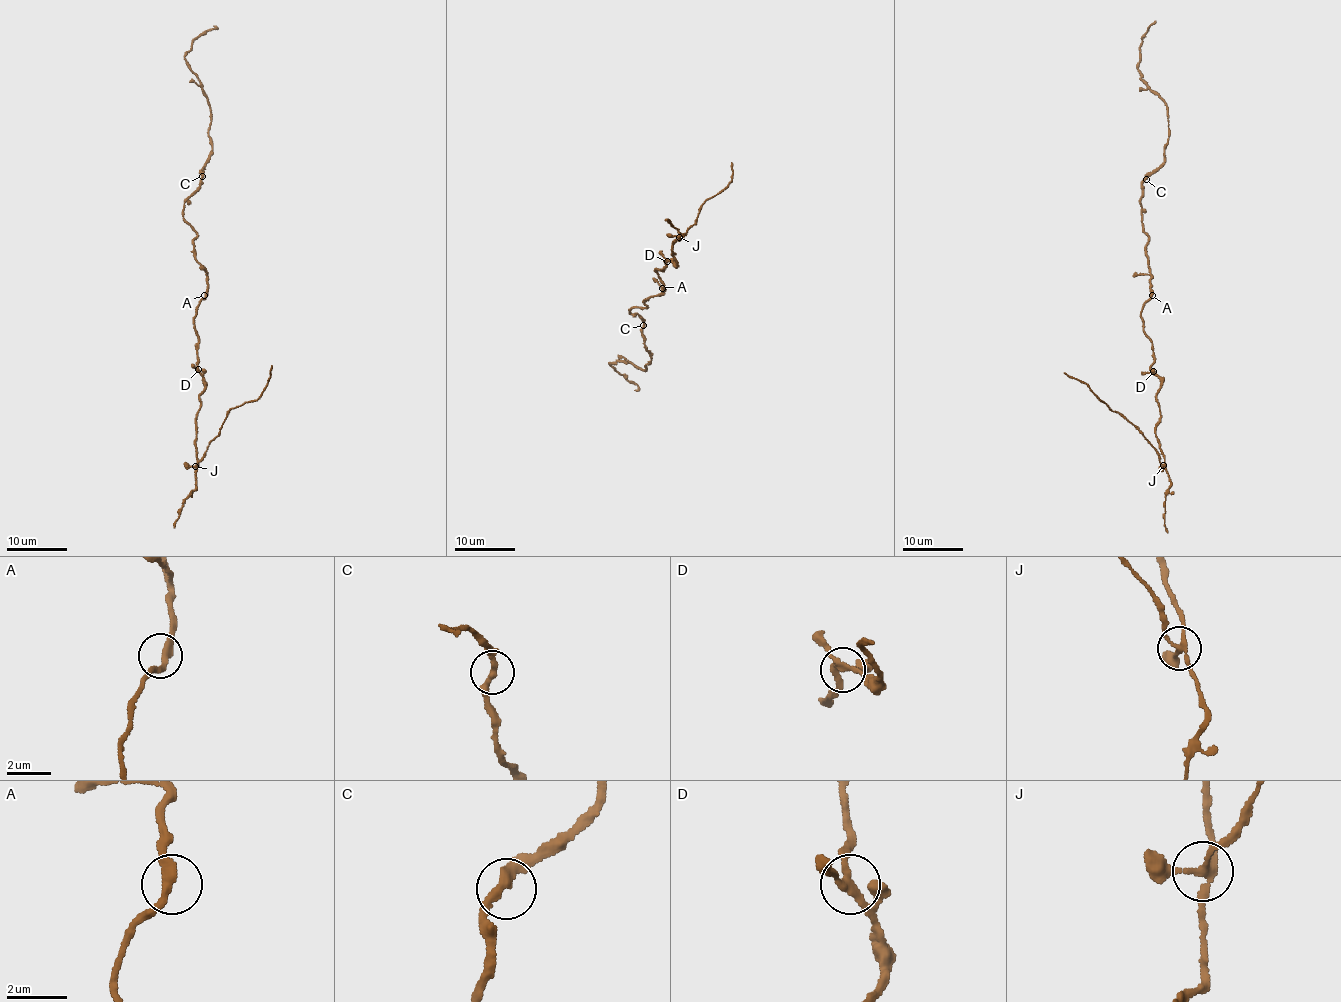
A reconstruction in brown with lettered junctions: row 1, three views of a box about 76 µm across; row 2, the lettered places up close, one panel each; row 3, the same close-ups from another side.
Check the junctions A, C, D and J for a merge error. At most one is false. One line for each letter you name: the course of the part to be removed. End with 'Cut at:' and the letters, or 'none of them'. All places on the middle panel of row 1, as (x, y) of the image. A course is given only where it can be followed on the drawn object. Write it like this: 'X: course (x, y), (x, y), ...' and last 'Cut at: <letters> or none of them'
J: course (678, 236), (694, 224), (701, 206), (728, 185), (732, 163)
Cut at: J

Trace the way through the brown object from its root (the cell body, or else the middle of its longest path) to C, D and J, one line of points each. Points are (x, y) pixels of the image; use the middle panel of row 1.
C: (664, 286), (663, 294), (644, 301), (647, 307), (630, 308), (629, 314), (638, 315), (643, 325)
D: (664, 286), (654, 270), (663, 270), (667, 261)
J: (664, 286), (654, 270), (664, 269), (665, 260), (676, 263), (672, 249), (678, 236)

